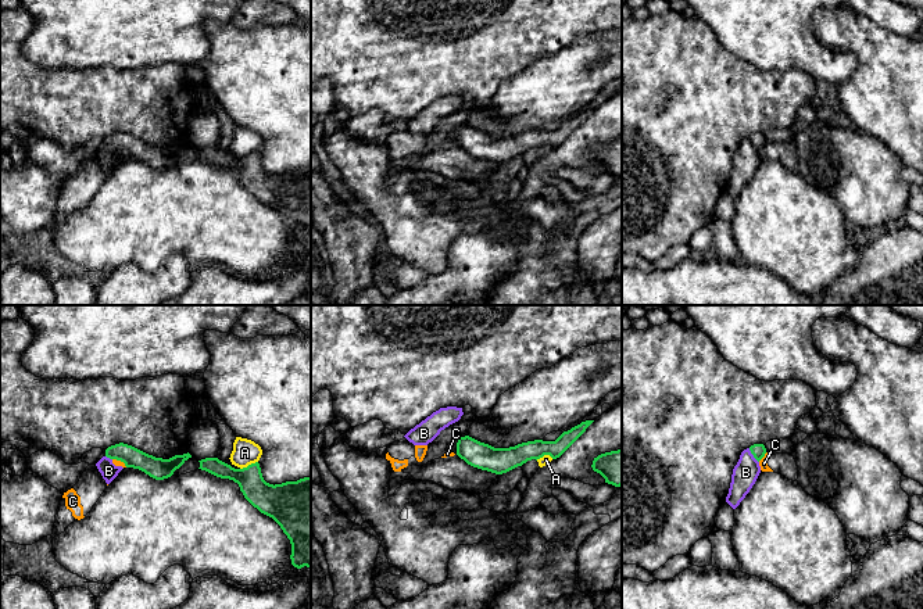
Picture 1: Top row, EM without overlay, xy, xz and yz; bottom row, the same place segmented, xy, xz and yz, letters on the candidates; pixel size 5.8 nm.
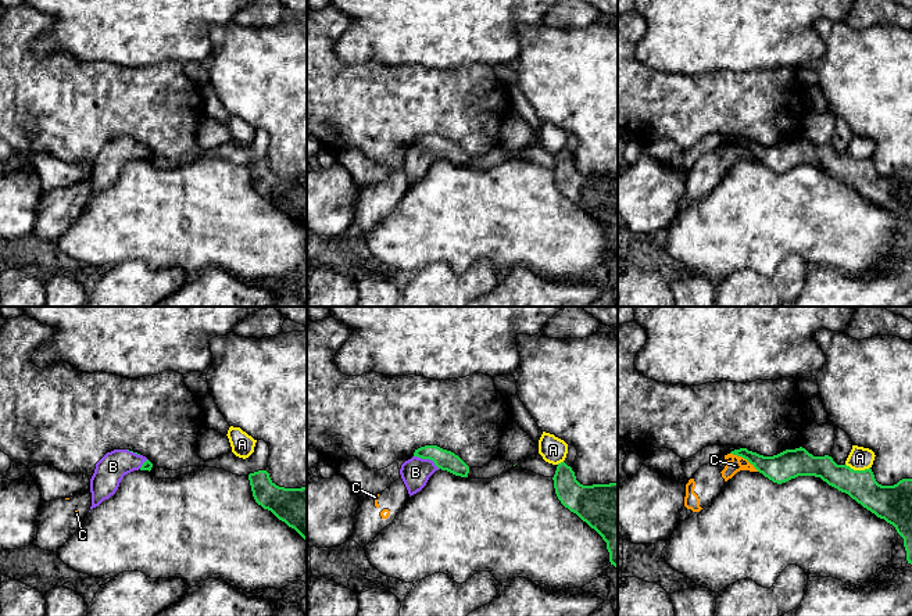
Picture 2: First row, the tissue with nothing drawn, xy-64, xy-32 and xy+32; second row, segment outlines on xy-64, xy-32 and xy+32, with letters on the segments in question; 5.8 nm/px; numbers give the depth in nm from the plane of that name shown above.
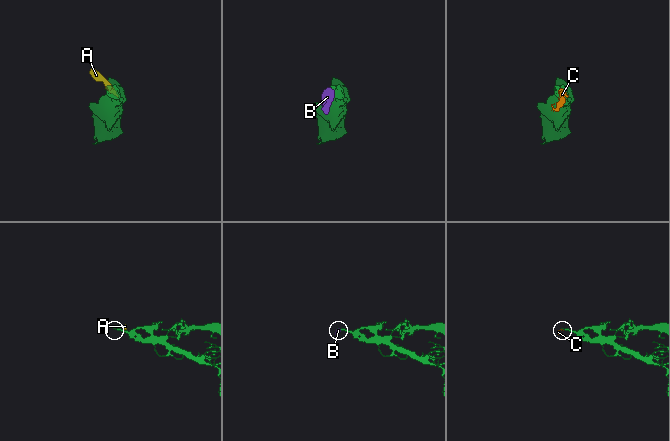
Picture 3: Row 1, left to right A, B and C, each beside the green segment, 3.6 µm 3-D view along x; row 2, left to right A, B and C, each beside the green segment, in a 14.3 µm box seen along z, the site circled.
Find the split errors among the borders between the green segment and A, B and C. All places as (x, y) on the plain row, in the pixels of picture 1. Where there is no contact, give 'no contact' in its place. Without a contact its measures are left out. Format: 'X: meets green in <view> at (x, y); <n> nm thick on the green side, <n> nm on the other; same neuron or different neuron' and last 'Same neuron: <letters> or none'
A: meets green in xy at (249, 154); 180 nm thick on the green side, 150 nm on the other; different neuron
B: meets green in yz at (752, 143); 80 nm thick on the green side, 150 nm on the other; same neuron
C: meets green in yz at (762, 146); 80 nm thick on the green side, 50 nm on the other; different neuron
Same neuron: B

